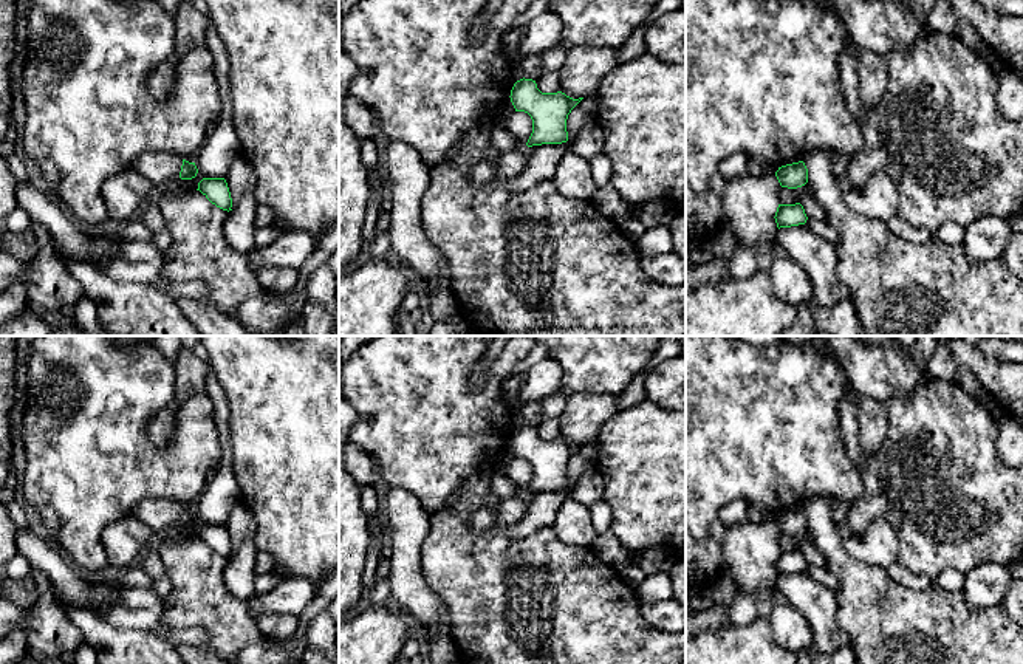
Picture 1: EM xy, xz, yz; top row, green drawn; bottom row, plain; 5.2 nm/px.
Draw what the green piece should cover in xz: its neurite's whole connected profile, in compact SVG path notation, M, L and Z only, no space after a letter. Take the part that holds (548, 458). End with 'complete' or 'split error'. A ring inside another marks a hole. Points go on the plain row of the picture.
M525 424L514 430L509 444L515 458L525 458L532 466L528 494L566 489L568 461L583 446L573 446L562 438L542 440L535 427Z; complete

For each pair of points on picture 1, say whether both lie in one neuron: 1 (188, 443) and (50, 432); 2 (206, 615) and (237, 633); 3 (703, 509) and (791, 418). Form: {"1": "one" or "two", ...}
{"1": "one", "2": "one", "3": "one"}

